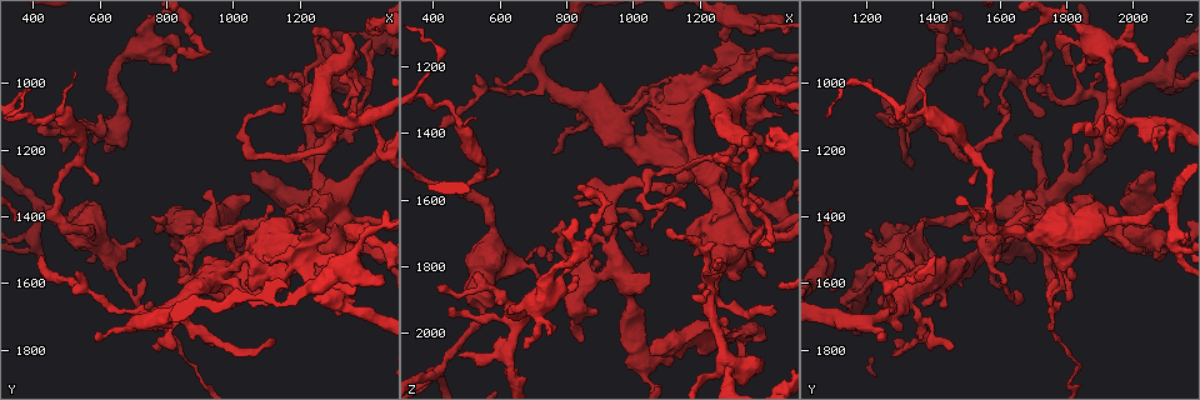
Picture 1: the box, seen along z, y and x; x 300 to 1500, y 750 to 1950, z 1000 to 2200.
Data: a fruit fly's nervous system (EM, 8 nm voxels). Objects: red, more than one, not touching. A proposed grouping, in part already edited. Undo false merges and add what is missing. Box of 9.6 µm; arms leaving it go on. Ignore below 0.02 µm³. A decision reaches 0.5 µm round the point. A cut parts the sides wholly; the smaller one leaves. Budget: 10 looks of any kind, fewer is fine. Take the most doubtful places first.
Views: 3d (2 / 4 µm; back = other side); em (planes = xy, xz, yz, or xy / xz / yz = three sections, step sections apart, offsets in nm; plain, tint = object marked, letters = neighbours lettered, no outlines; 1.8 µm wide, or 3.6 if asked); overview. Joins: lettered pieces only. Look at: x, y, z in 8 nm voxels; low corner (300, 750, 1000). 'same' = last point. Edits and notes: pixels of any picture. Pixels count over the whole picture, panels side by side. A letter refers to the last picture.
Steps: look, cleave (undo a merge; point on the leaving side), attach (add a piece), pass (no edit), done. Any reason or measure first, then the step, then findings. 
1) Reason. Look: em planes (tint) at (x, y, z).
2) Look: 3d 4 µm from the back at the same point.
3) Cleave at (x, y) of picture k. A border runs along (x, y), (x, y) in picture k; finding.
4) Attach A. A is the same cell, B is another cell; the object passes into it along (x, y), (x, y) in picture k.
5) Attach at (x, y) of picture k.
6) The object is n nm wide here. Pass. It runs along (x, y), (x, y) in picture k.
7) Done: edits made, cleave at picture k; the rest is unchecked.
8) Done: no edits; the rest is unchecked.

Free end. Look: em xy step 16 (letters) at (1400, 840, 1420).

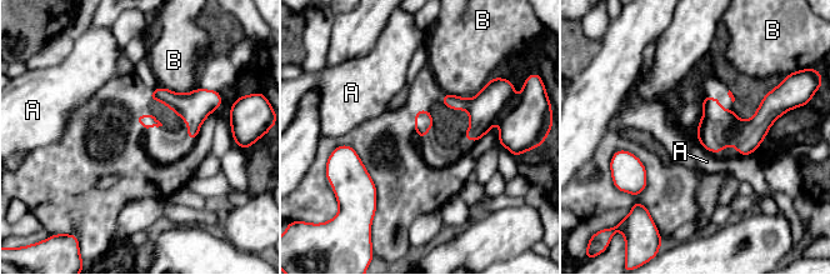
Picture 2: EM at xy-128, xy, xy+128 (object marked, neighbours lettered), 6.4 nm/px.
Another direction. Look: em planes (letters) at the same point.

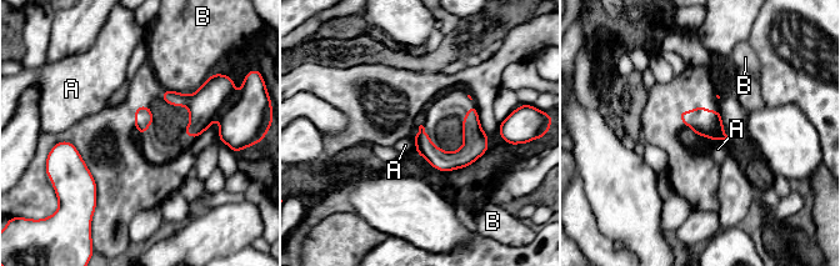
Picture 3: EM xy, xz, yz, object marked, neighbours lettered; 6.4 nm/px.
The longest contact is with B, 140 nm. Pass. A and B are other cells; none of them fits.

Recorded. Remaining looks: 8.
Look: em xy step 16 (letters) at (1230, 1060, 1920).

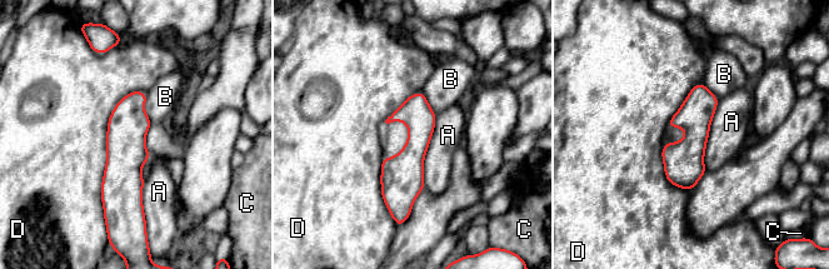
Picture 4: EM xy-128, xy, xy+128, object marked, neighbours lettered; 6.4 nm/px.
Pass. A, B, C and D are other cells; continuous, no second neuron.

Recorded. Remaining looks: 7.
Look: em planes (letters) at (1290, 1300, 1990).

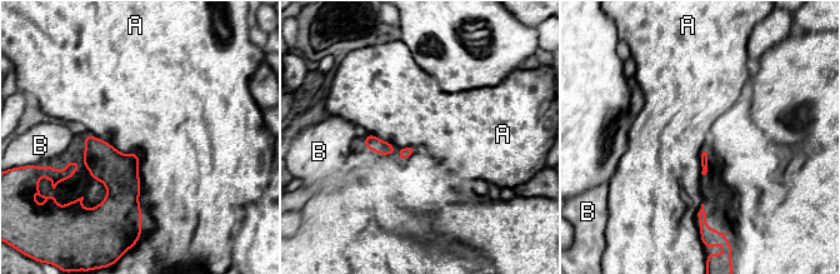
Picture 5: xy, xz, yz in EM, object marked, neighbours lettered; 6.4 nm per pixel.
Pass. A and B are other cells; no lettered piece goes on from it.

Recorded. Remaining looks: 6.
An open end. Look: em yz step 16 (tint) at (1200, 1110, 1270).

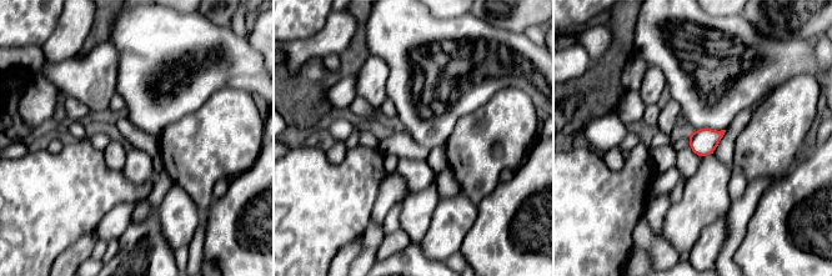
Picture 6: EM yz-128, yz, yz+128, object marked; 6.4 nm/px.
Cut it another way. Look: em planes (letters) at the same point.

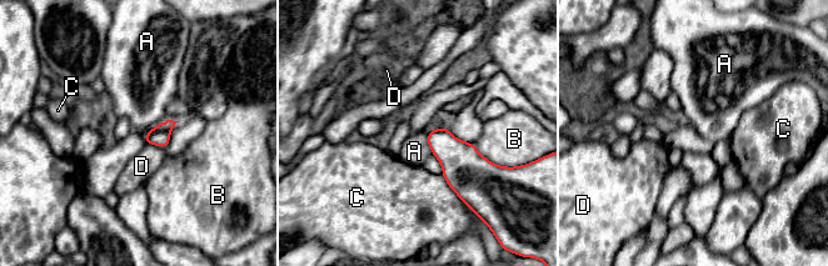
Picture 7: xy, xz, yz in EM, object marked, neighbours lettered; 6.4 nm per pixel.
Pass. A, B, C and D are other cells; a border runs along (166, 119), (155, 125), (144, 136) in picture 7; none of them fits.

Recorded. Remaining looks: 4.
Done: no edits; the rest is unchecked.

